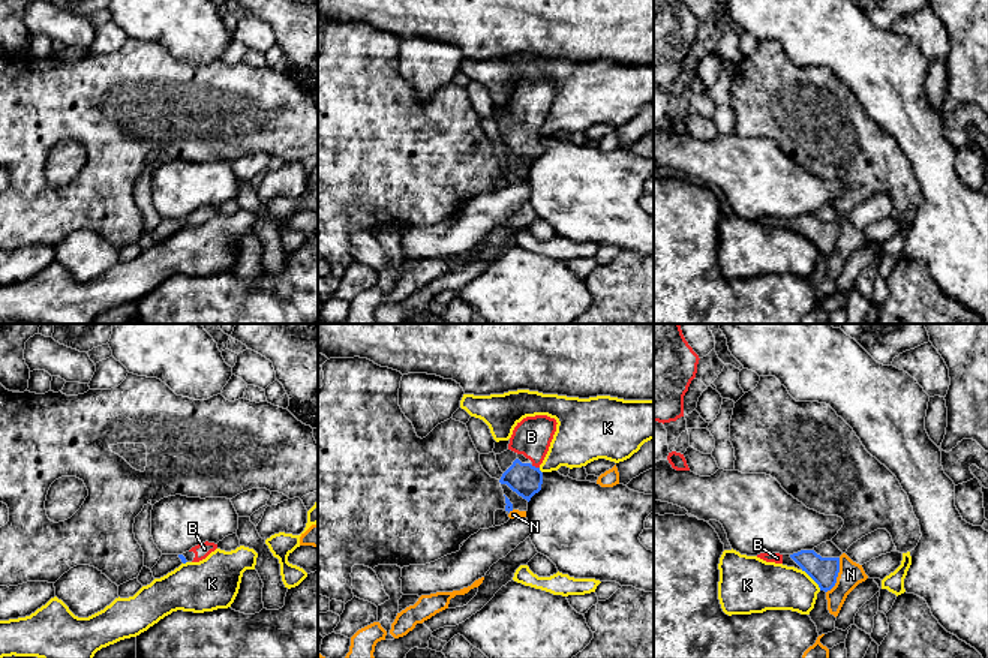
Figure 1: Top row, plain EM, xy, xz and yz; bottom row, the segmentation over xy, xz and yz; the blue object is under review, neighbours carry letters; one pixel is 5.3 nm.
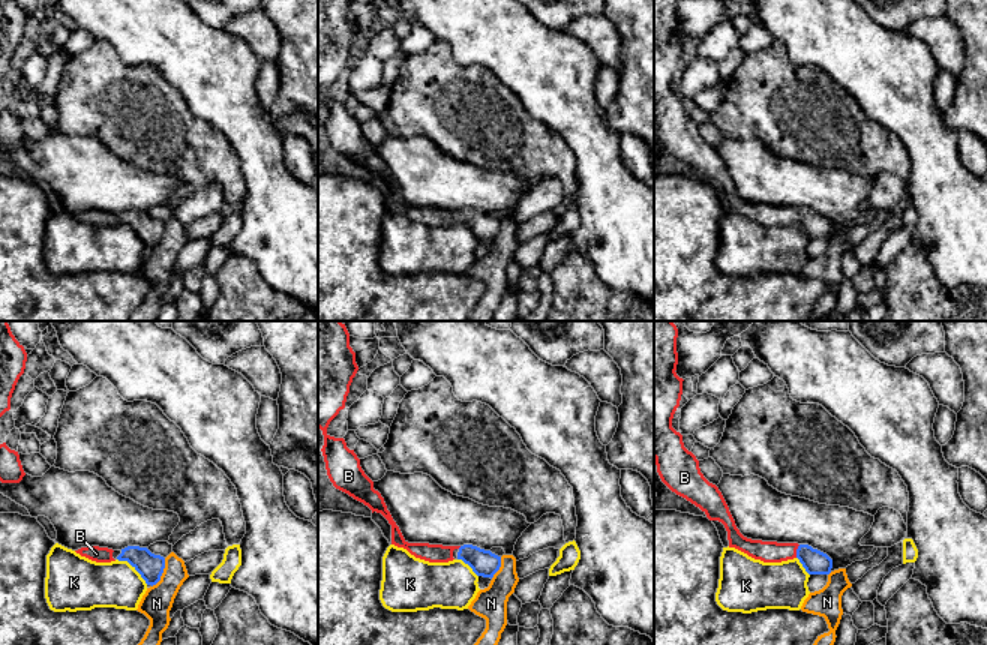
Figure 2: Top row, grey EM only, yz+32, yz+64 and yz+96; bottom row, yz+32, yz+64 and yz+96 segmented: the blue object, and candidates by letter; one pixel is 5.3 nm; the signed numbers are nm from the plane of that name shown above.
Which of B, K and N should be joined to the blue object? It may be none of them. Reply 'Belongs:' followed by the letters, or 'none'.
Belongs: B

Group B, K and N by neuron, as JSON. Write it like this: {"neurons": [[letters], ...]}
{"neurons": [["B"], ["K"], ["N"]]}

